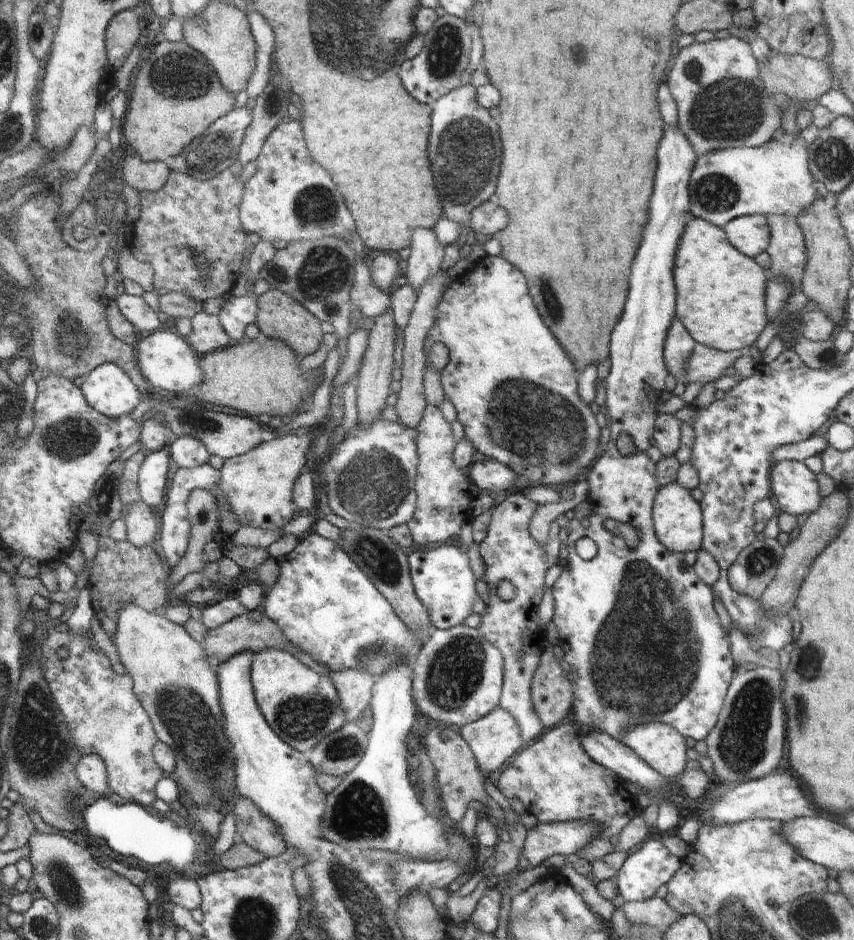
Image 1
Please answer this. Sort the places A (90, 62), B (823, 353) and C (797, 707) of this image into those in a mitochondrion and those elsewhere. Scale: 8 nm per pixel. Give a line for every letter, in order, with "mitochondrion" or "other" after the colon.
A: other
B: mitochondrion
C: mitochondrion

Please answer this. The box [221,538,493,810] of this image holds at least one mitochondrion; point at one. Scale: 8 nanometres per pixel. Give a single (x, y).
(456, 672)

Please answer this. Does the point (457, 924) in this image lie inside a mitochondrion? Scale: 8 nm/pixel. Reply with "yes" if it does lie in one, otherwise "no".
no

